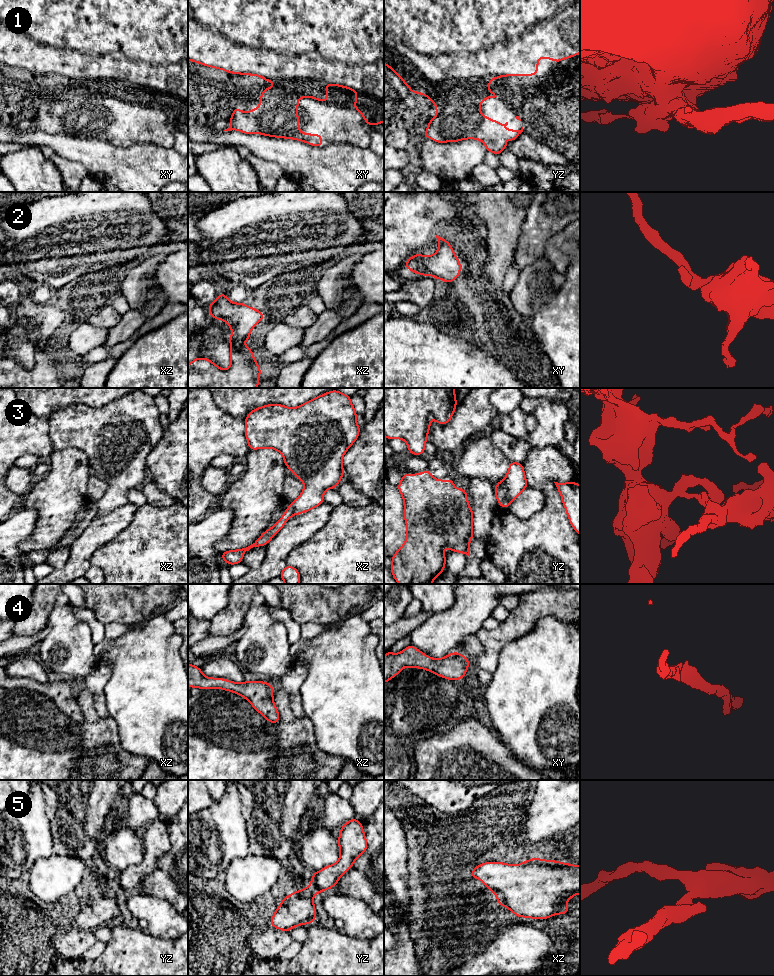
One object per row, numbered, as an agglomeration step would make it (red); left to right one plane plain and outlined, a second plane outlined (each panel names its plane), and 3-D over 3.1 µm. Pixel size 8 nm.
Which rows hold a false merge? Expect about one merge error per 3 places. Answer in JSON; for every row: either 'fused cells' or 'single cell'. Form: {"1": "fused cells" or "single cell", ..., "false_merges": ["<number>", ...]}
{"1": "fused cells", "2": "single cell", "3": "fused cells", "4": "single cell", "5": "single cell", "false_merges": ["1", "3"]}

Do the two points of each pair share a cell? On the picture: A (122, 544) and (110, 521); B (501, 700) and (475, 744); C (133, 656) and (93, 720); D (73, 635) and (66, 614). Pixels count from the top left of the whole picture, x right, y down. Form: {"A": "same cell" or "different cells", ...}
{"A": "different cells", "B": "different cells", "C": "different cells", "D": "same cell"}

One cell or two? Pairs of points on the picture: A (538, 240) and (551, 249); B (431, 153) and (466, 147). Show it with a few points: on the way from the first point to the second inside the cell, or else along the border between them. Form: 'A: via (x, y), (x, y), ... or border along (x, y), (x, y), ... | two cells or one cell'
A: border along (562, 229), (547, 242), (542, 256) | two cells
B: via (440, 153), (457, 153) | one cell

